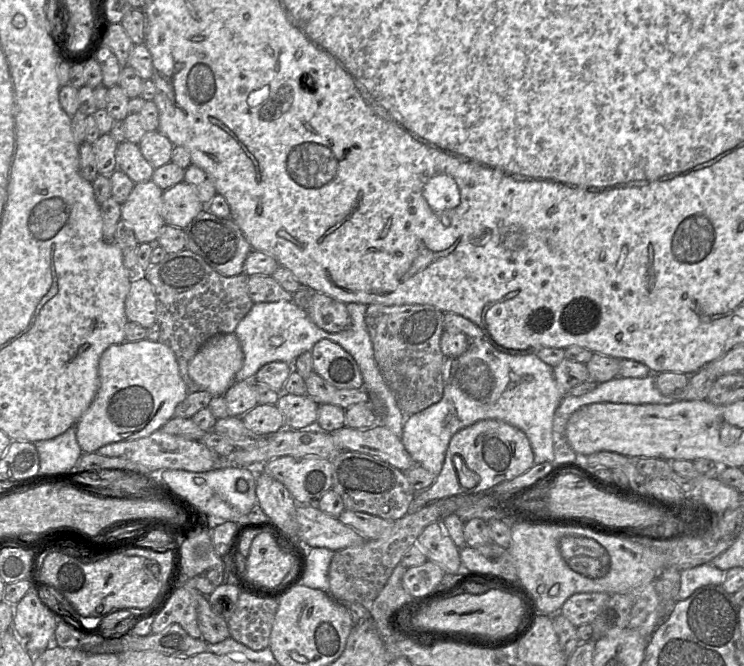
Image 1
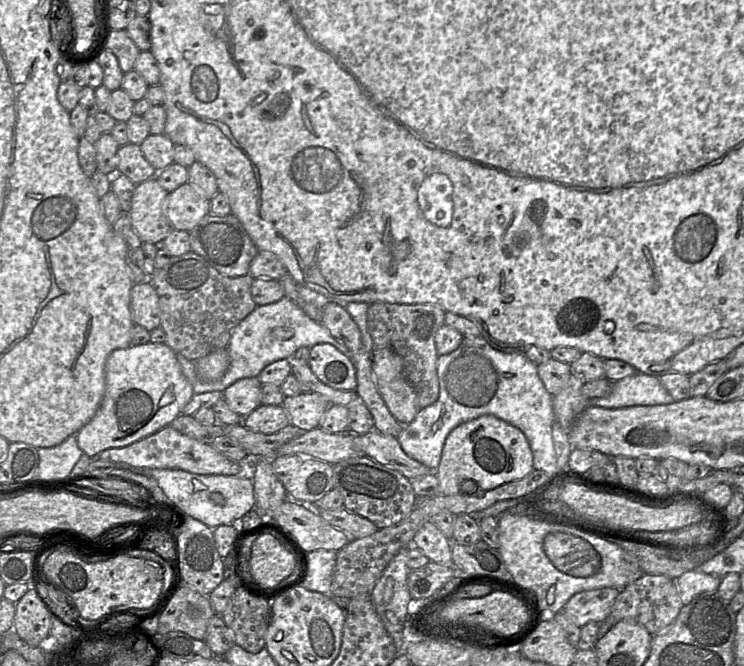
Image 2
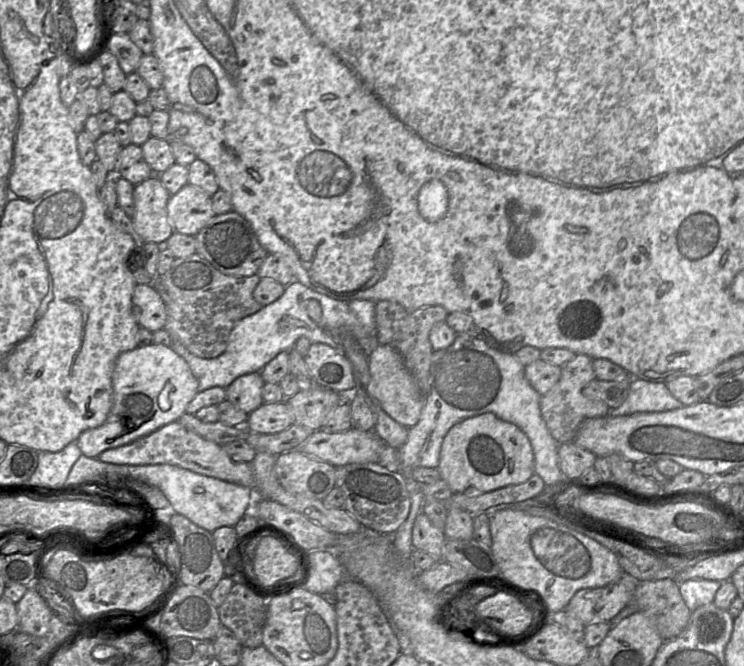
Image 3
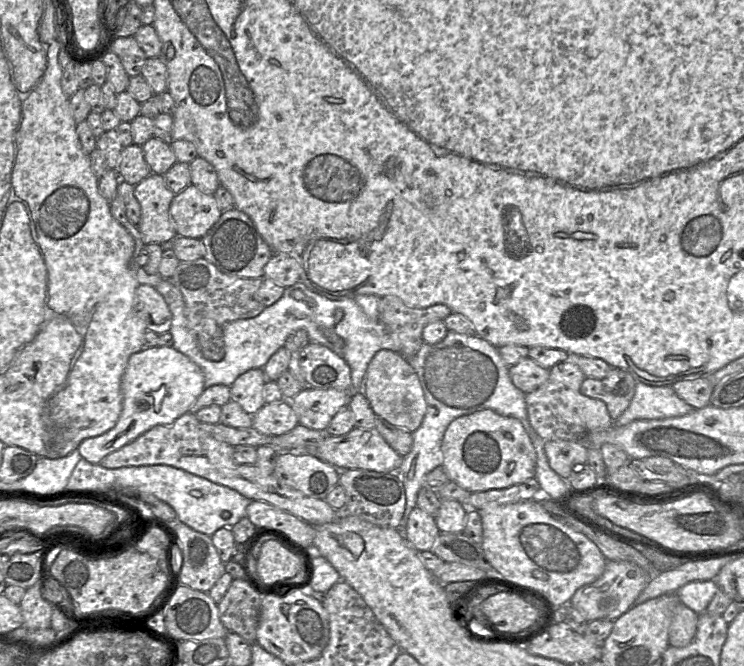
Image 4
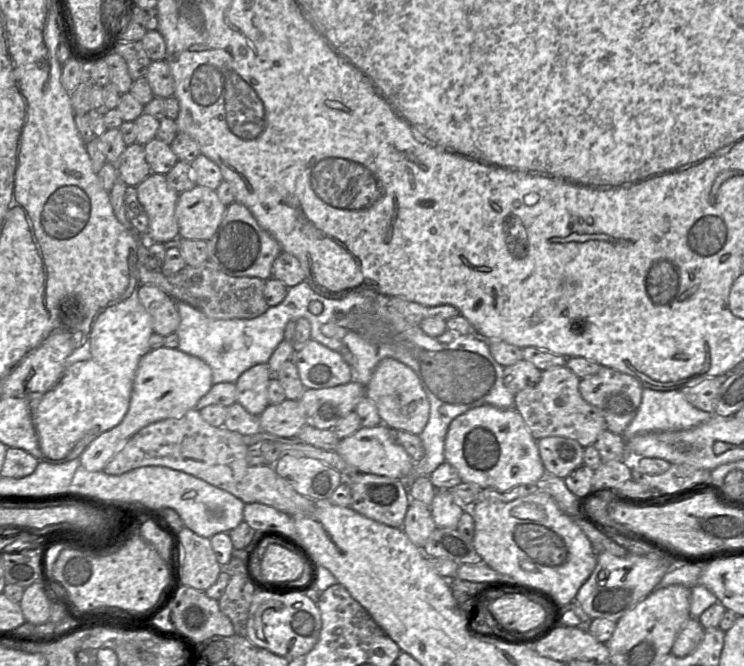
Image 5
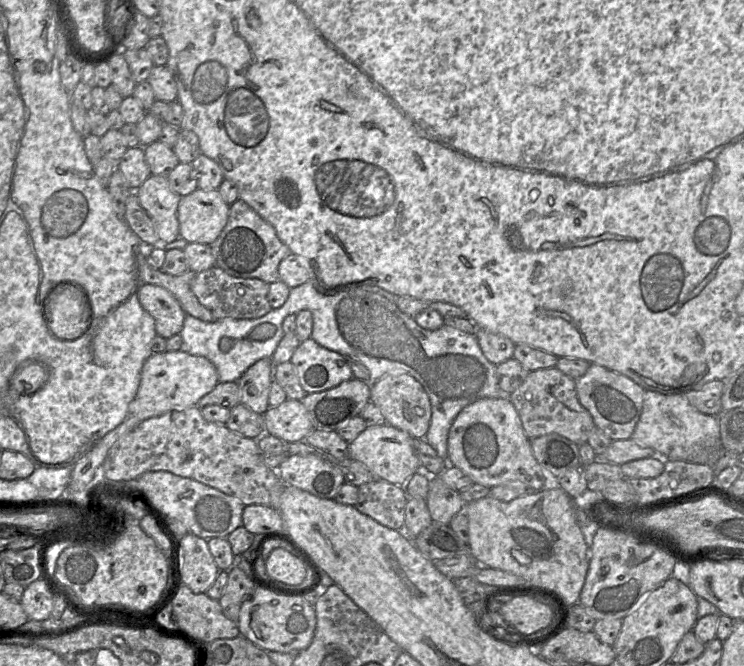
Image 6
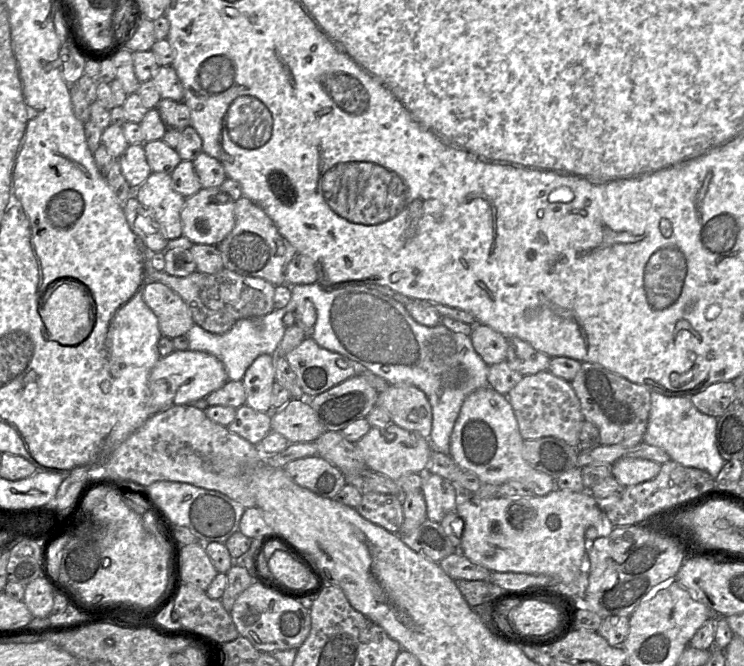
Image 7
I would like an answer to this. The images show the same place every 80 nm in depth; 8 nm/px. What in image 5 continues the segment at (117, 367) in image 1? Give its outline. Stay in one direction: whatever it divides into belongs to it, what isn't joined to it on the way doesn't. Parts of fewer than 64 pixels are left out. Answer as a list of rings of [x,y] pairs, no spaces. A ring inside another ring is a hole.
[[[163,346],[150,350],[138,363],[126,415],[118,425],[103,432],[84,449],[79,456],[81,466],[90,472],[103,471],[120,447],[140,429],[163,419],[182,416],[195,408],[212,385],[212,369],[202,359],[177,348]]]

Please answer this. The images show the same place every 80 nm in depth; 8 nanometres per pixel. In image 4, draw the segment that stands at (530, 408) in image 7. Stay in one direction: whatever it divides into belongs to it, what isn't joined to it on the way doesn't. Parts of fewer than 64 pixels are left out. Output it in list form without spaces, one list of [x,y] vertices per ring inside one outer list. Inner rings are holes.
[[[569,354],[566,361],[549,370],[549,378],[542,386],[526,394],[528,421],[543,440],[579,441],[591,431],[604,430],[613,426],[614,421],[609,415],[606,404],[580,392],[581,384],[585,378]]]

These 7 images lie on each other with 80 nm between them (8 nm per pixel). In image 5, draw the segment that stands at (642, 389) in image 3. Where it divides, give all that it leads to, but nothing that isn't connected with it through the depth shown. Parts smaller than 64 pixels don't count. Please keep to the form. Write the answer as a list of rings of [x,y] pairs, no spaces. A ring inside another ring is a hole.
[[[643,388],[636,416],[622,437],[626,441],[638,434],[688,430],[707,422],[712,415],[692,406],[680,390]]]

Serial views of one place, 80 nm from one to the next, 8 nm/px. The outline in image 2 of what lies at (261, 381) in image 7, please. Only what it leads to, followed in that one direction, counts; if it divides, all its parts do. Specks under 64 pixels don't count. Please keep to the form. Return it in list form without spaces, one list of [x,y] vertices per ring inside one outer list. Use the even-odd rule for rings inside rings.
[[[258,377],[242,378],[223,391],[223,398],[232,411],[247,416],[262,404],[261,387]]]

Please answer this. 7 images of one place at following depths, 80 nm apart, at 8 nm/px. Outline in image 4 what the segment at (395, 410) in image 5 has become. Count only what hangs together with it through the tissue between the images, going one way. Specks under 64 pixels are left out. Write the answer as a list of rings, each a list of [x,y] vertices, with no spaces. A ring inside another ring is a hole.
[[[383,349],[373,356],[366,371],[363,394],[377,416],[410,433],[421,425],[426,413],[427,405],[419,377],[398,352]]]

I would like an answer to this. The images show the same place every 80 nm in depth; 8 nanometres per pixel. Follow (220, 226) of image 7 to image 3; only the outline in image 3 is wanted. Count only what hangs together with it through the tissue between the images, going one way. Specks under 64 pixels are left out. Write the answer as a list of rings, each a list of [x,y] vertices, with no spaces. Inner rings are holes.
[[[189,183],[170,196],[167,212],[174,232],[191,236],[195,236],[215,215],[211,195]]]

